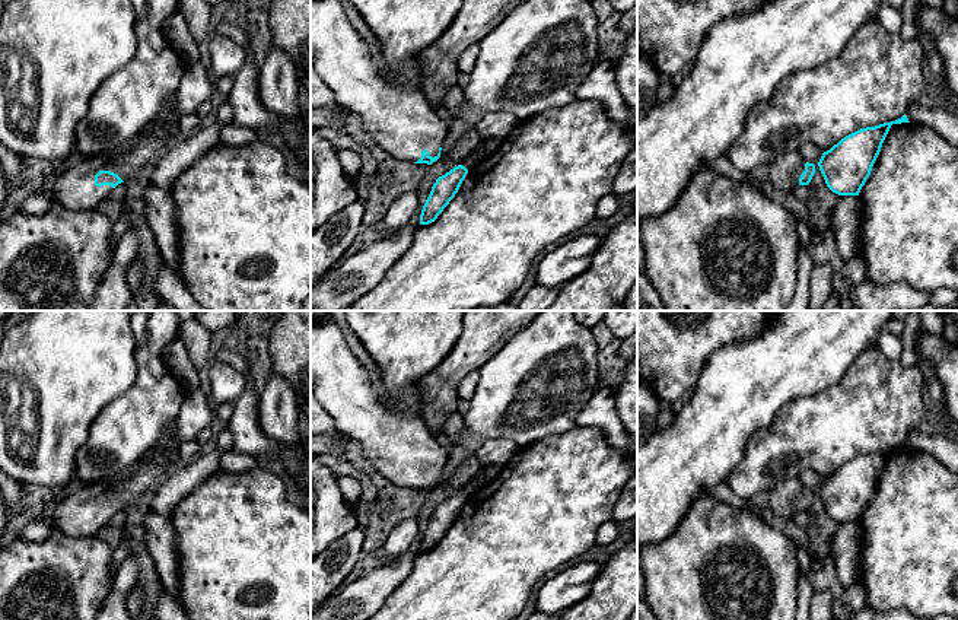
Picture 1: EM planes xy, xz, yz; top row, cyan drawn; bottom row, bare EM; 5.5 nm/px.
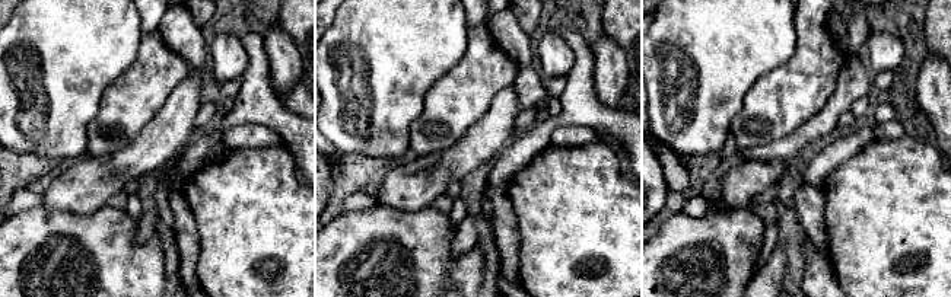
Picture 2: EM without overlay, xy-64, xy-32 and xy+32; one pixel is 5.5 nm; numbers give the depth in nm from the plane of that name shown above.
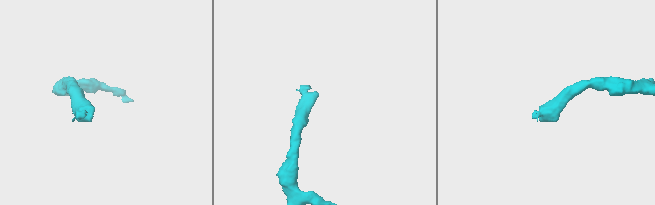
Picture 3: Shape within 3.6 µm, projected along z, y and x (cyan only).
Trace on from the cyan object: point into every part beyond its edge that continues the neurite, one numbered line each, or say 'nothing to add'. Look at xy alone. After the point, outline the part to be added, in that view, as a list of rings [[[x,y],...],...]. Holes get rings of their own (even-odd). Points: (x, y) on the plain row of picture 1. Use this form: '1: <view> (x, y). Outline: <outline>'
1: xy (75, 517). Outline: [[[176,420],[165,430],[159,442],[149,451],[150,460],[140,462],[139,470],[124,481],[111,484],[86,484],[80,492],[63,499],[54,512],[51,530],[71,538],[87,538],[98,532],[114,516],[111,512],[95,512],[99,497],[111,497],[127,508],[149,490],[155,490],[168,476],[181,441],[176,436]]]

